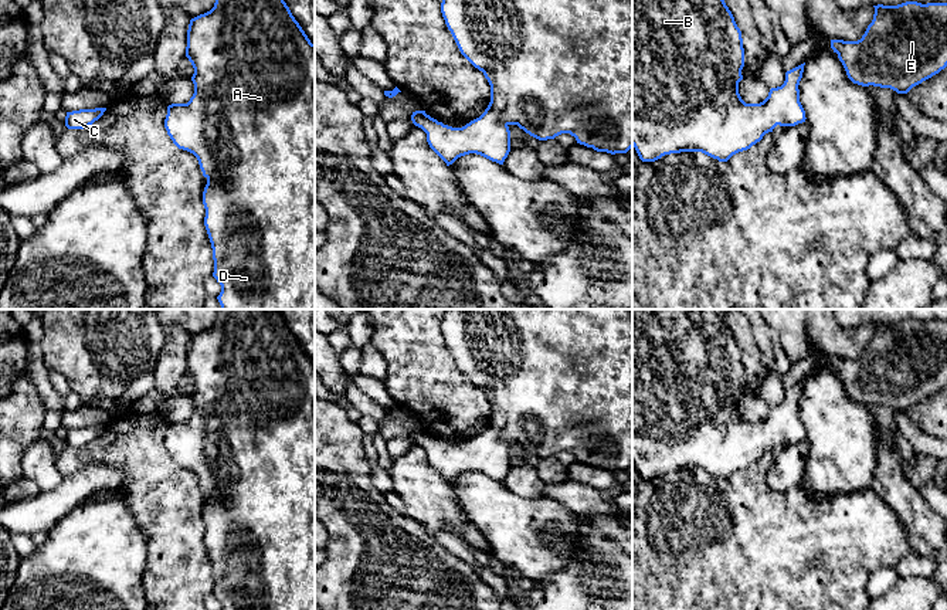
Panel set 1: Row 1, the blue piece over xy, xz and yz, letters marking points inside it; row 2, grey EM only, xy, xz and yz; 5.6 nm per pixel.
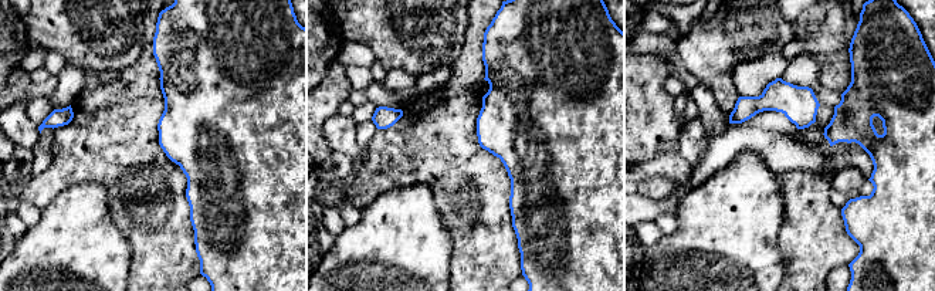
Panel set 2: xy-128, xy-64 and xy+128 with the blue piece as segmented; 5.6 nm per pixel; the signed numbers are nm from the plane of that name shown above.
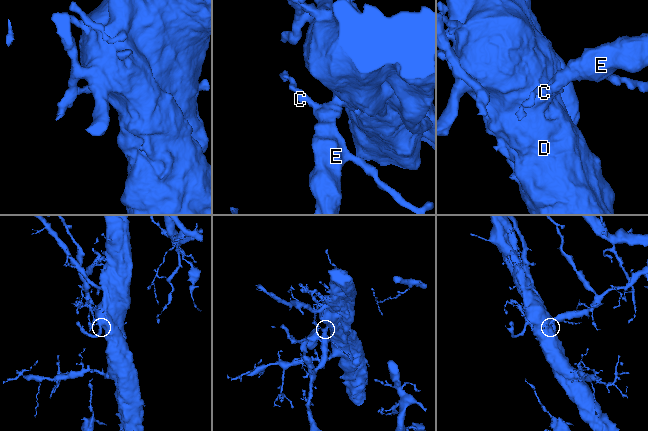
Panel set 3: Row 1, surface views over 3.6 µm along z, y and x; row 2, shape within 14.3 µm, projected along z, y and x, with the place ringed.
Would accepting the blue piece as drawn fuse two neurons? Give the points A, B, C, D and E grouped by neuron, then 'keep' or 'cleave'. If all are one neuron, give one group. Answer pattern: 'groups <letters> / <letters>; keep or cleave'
groups A B C D E; keep

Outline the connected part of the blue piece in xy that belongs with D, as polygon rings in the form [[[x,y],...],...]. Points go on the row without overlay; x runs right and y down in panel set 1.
[[[218,309],[214,325],[190,338],[186,375],[194,386],[194,411],[187,421],[167,424],[164,445],[173,461],[193,471],[207,502],[204,543],[213,566],[213,594],[221,610],[315,610],[315,362],[292,333],[279,309]]]

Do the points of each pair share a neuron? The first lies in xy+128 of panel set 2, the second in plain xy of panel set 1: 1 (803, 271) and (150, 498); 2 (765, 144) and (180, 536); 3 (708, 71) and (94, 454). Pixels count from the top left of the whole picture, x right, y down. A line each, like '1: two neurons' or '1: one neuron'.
1: one neuron
2: two neurons
3: two neurons

